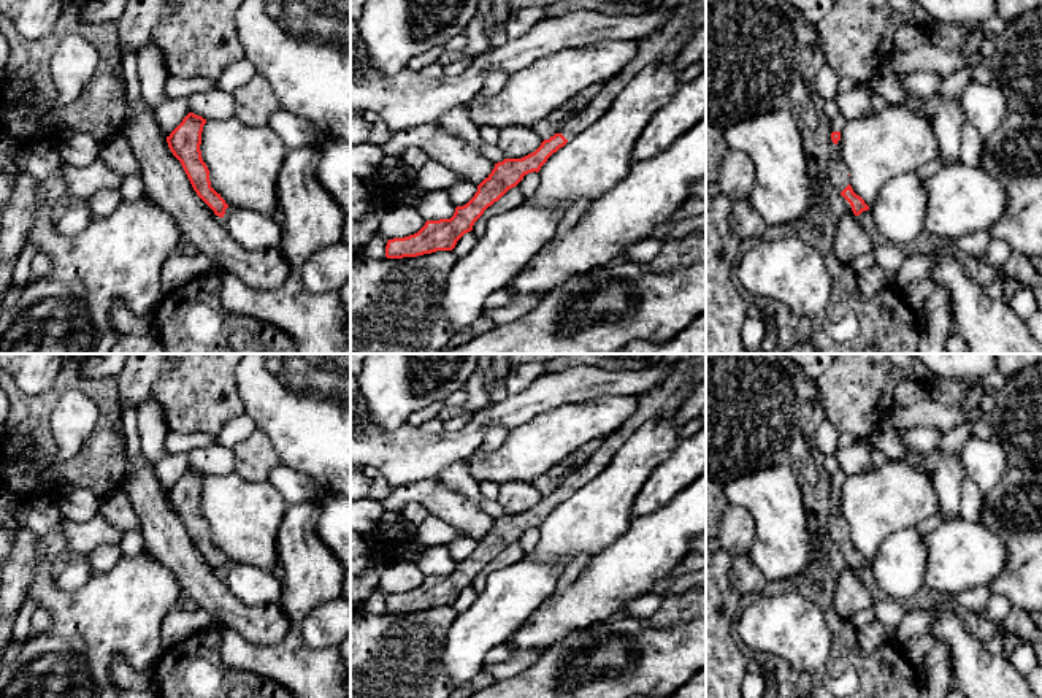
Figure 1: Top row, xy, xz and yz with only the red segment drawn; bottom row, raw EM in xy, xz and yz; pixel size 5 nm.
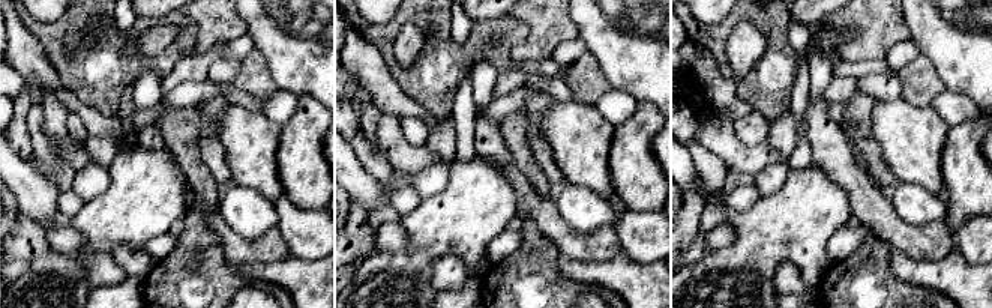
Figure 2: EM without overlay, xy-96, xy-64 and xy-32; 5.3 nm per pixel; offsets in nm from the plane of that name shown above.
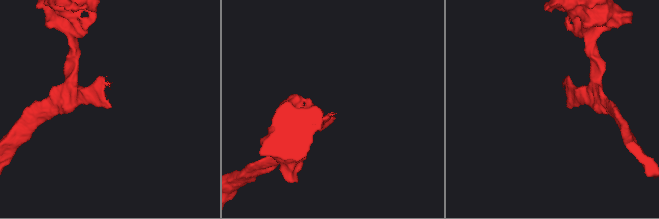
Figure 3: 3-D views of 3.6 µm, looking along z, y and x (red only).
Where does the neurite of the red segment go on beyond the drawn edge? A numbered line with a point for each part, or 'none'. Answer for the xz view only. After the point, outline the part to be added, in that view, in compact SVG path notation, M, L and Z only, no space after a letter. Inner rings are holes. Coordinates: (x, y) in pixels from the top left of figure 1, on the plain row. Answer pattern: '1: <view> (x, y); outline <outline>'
1: xz (662, 402); outline M693 354L676 362L661 384L636 397L636 412L620 428L606 436L600 449L571 473L558 489L569 497L592 481L641 425L650 419L672 419L703 379L706 379L706 354Z

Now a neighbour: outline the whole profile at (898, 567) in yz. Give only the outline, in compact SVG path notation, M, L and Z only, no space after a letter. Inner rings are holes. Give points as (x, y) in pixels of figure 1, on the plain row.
M907 528L887 538L869 562L879 590L899 603L925 589L925 535Z

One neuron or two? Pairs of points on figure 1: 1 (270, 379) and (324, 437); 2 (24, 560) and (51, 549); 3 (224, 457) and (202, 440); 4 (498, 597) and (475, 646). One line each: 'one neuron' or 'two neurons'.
1: one neuron
2: two neurons
3: two neurons
4: one neuron

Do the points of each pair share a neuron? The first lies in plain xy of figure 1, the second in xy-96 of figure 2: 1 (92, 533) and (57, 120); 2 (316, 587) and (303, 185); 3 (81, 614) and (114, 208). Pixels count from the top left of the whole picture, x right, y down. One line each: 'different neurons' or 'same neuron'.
1: same neuron
2: same neuron
3: same neuron

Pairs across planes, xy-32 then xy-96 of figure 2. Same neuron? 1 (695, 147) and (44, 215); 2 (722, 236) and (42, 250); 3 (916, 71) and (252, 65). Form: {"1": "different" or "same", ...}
{"1": "different", "2": "different", "3": "same"}

